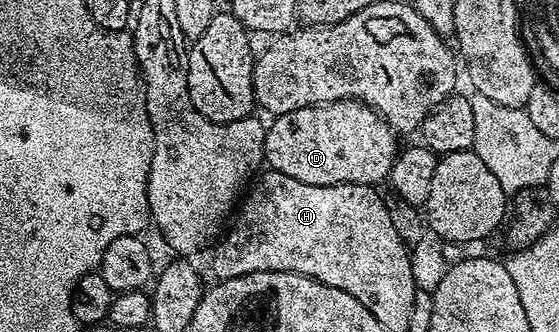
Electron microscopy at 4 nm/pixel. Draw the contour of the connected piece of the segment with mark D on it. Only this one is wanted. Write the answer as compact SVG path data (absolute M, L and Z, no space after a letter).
M328 101L324 105L304 107L291 113L279 113L271 121L274 122L269 122L266 131L265 164L269 166L273 172L283 173L292 179L300 179L300 183L308 183L309 185L368 185L378 187L381 186L381 181L383 184L383 182L389 178L390 172L392 171L392 163L398 158L400 152L400 144L398 145L399 138L396 136L394 128L392 128L372 106L365 105L363 101Z

